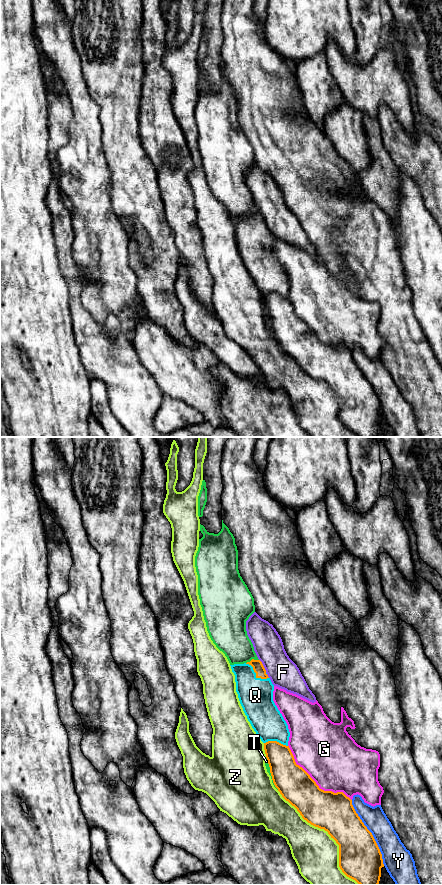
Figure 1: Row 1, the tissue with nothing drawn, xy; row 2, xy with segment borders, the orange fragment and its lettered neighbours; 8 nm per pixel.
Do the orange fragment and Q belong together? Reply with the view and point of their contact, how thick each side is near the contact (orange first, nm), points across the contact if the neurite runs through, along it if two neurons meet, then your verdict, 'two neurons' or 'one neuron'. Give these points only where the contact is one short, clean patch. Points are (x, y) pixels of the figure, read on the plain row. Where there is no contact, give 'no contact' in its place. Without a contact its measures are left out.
contact xy (256, 226); calibres 90 and 280 nm; one neuron

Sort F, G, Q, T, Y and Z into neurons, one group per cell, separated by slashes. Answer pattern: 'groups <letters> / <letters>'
groups F G / Q / T / Y / Z

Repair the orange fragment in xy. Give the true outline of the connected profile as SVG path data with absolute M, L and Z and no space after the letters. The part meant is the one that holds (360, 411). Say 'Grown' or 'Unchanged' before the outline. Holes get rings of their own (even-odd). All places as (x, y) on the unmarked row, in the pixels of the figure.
Grown. M260 212L230 217L235 227L236 244L252 280L264 295L264 302L273 335L282 349L294 358L311 377L324 381L339 397L339 419L359 437L378 437L382 406L372 387L356 365L352 352L343 344L334 345L319 340L310 327L296 316L288 298L290 284L282 266L273 253L274 237Z

